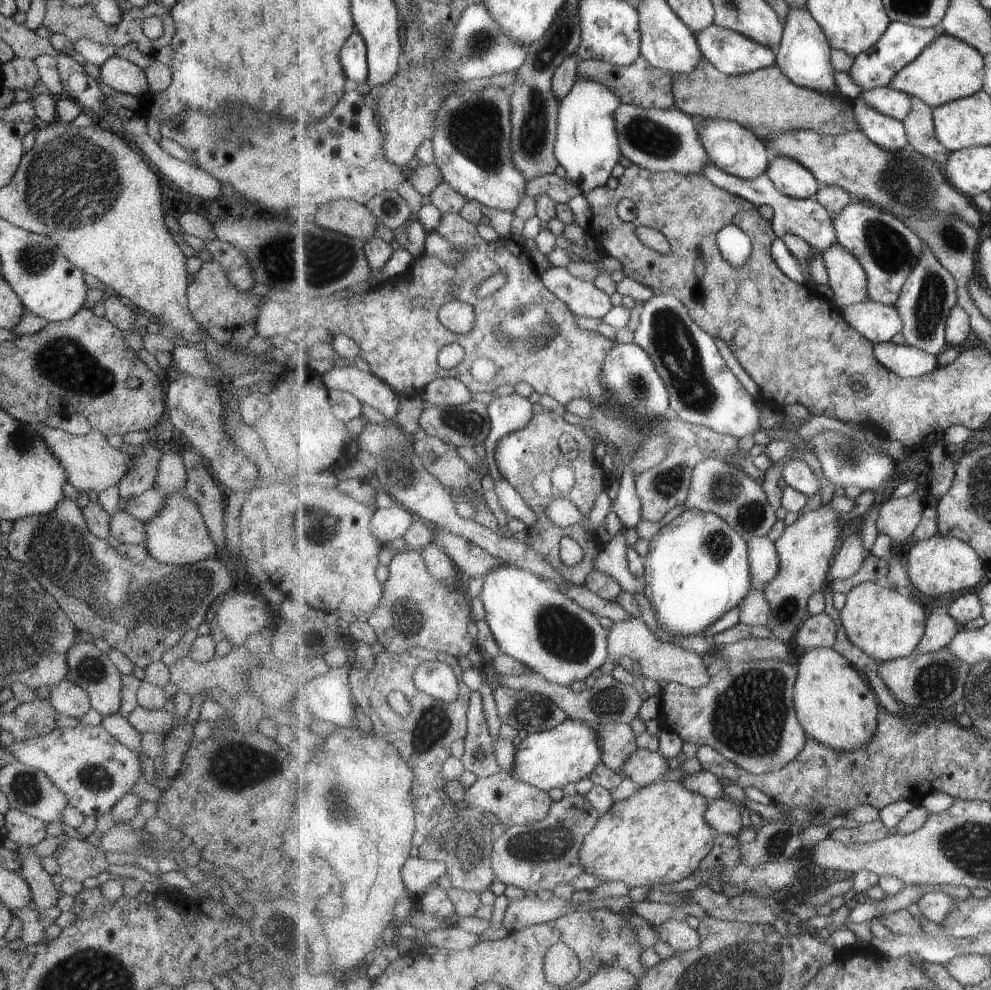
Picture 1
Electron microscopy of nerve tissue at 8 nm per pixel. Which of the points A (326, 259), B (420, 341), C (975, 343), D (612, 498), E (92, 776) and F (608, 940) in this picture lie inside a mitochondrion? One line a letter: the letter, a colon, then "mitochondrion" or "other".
A: mitochondrion
B: other
C: other
D: other
E: mitochondrion
F: mitochondrion

